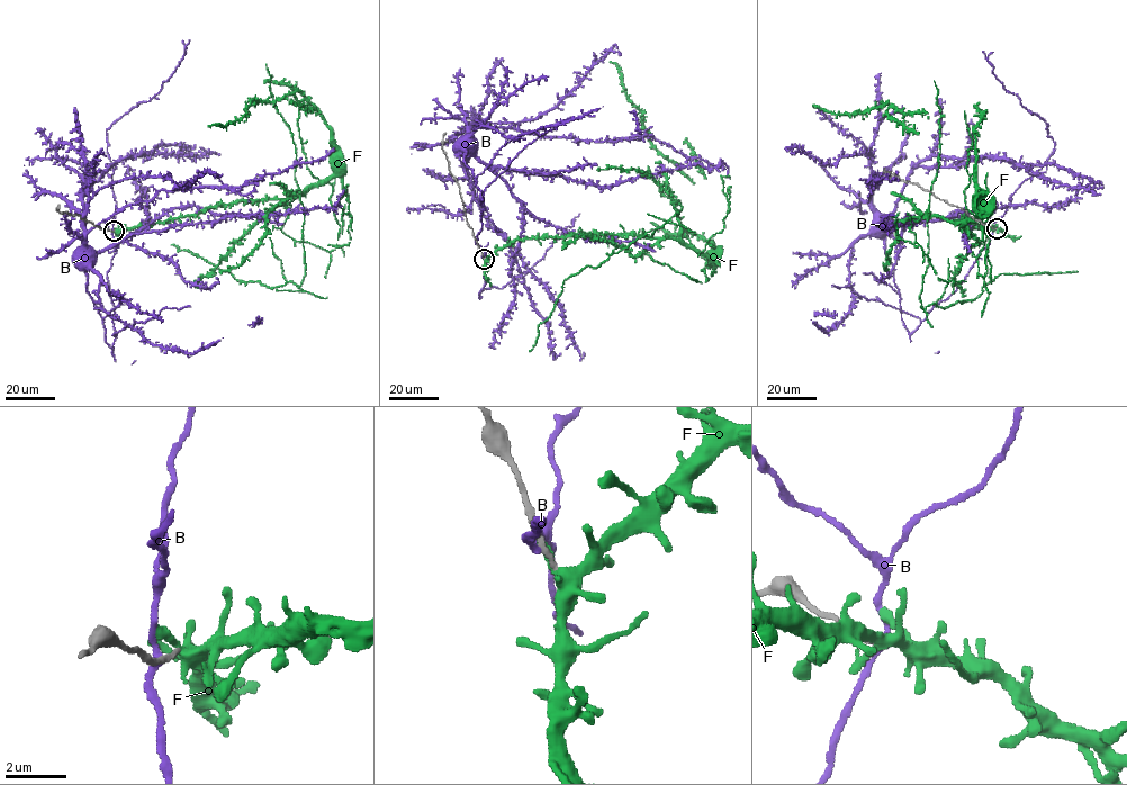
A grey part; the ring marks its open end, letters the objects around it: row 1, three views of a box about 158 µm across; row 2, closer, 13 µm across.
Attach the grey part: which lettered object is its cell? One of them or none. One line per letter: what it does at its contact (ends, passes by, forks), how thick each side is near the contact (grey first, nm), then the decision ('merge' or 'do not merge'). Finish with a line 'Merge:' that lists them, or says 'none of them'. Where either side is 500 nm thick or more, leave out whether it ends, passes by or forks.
B: it passes by | 240/200 nm | do not merge
F: it forks | 170/280 nm | do not merge
Merge: none of them

